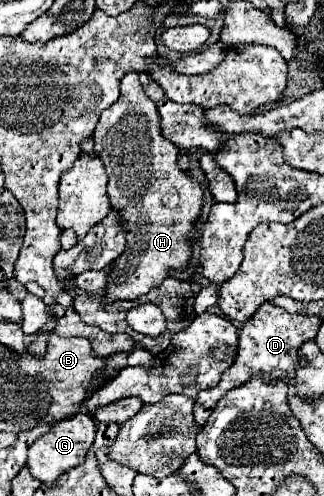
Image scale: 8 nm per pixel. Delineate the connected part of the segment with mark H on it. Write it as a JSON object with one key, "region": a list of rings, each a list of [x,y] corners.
{"region":[[[126,74],[120,84],[120,98],[108,110],[102,112],[96,128],[94,128],[94,150],[98,158],[104,162],[108,172],[108,198],[112,210],[120,214],[122,226],[126,230],[126,248],[116,258],[108,284],[104,288],[102,306],[110,306],[116,300],[138,300],[148,294],[152,288],[160,286],[164,278],[168,278],[170,270],[182,270],[192,258],[192,244],[186,240],[186,234],[192,230],[196,216],[202,212],[204,194],[196,178],[186,176],[178,168],[178,152],[170,140],[164,140],[160,132],[160,114],[156,104],[146,96],[138,74]]]}

